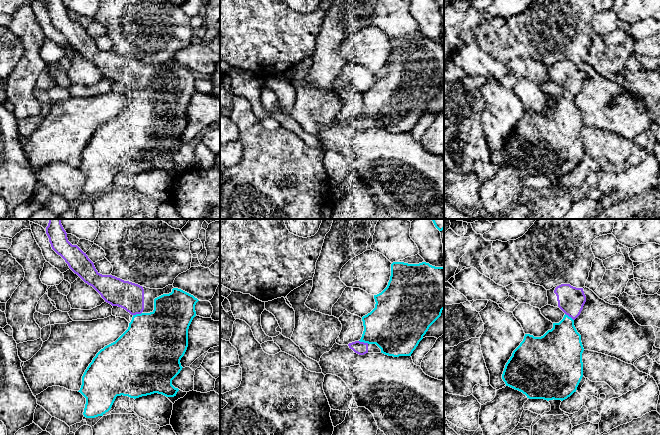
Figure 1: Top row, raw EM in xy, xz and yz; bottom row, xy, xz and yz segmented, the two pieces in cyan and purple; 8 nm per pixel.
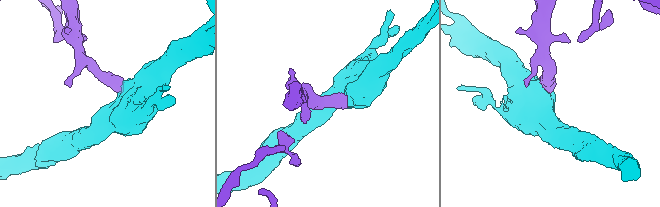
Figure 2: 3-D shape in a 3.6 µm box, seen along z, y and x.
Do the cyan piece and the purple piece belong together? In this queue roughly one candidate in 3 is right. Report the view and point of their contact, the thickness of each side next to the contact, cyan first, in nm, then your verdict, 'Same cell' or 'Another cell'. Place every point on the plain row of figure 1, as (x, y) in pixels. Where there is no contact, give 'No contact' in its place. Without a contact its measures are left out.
Touches cyan at xz (364, 118). Thickness 380 nm (cyan) against 110 nm. Same cell

